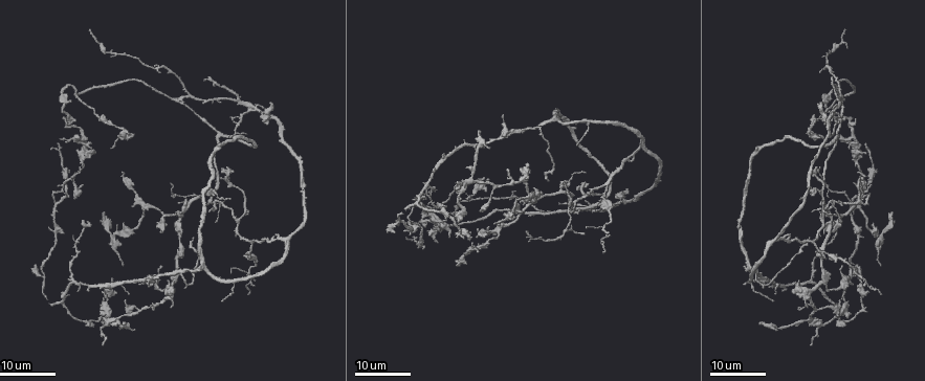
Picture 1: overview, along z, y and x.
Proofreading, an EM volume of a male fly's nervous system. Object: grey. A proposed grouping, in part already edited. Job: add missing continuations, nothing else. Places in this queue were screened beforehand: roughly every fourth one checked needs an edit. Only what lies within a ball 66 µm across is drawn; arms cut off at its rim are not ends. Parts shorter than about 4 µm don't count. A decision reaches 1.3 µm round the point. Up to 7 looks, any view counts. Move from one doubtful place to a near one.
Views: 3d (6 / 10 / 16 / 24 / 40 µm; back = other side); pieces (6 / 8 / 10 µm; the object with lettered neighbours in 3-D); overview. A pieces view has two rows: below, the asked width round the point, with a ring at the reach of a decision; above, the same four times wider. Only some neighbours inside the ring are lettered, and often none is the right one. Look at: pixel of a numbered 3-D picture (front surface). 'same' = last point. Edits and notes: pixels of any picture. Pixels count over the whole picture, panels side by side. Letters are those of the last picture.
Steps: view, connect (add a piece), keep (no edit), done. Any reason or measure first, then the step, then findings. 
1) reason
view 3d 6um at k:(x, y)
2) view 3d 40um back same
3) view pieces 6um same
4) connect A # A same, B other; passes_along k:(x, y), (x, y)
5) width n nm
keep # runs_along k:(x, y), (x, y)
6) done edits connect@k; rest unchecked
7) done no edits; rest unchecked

branch stops here
view 3d 16um at 1:(105, 212)

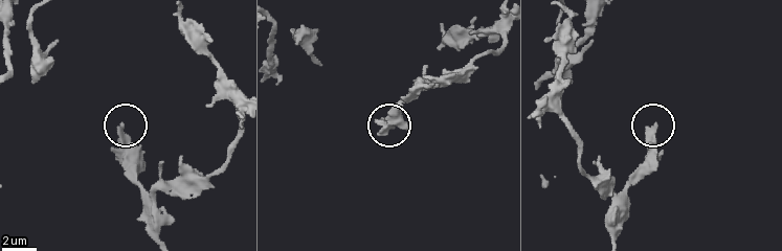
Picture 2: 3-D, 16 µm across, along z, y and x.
view pieces 6um at 2:(654, 123)

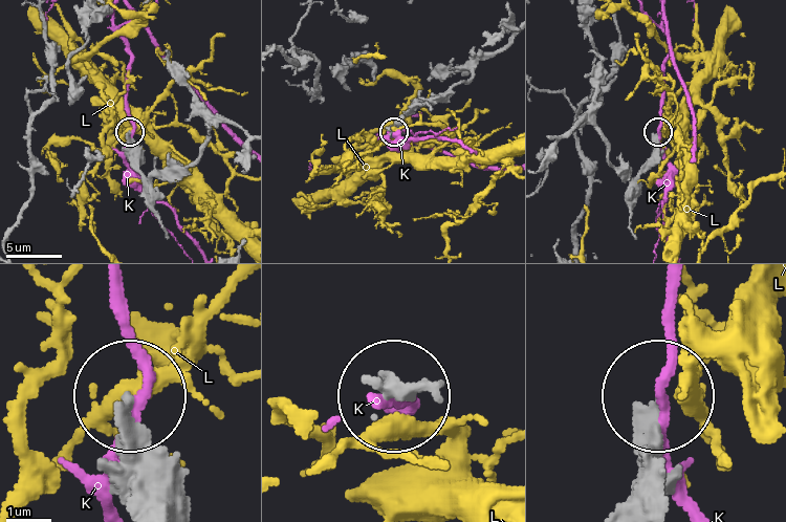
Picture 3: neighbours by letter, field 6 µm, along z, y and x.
keep # K other, L other; runs_along 3:(626, 501), (659, 403); none of them fits

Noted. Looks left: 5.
branch stops here
view 3d 16um at 1:(800, 306)

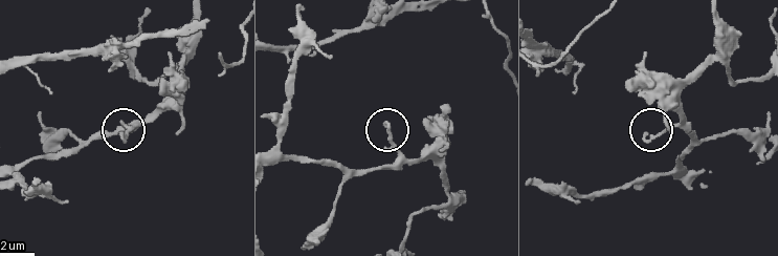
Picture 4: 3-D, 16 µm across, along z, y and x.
view pieces 6um at 4:(385, 124)

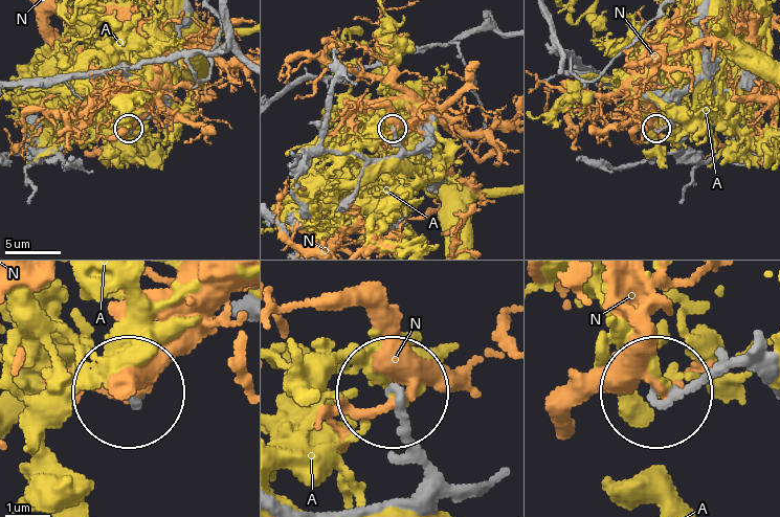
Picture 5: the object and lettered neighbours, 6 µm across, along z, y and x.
keep # A other, N other; none of them fits

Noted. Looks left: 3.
free end
view 3d 24um at 1:(585, 235)

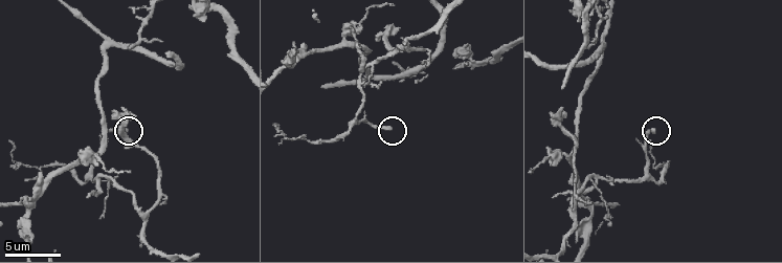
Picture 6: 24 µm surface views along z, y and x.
view pieces 8um at 6:(389, 129)

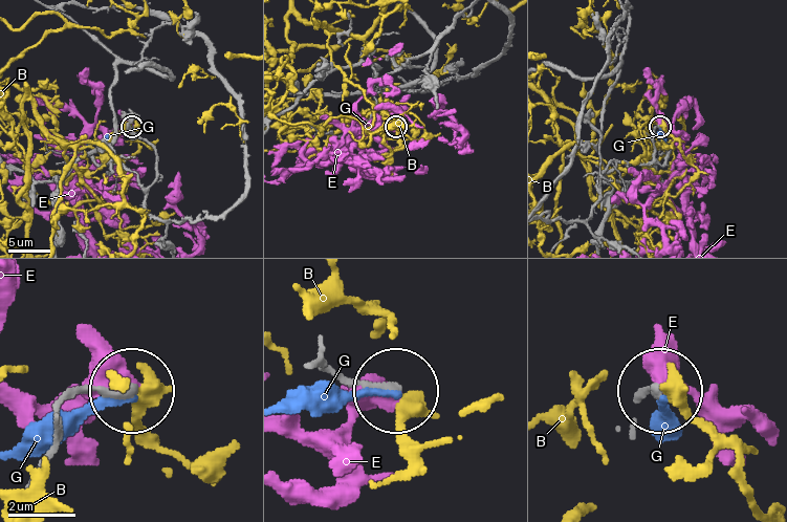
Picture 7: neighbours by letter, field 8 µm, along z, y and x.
width 220 nm
keep # B other, E other, G other; runs_along 7:(598, 190), (612, 161), (651, 161), (659, 128); no lettered piece goes on from it

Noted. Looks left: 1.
done no edits; rest unchecked

